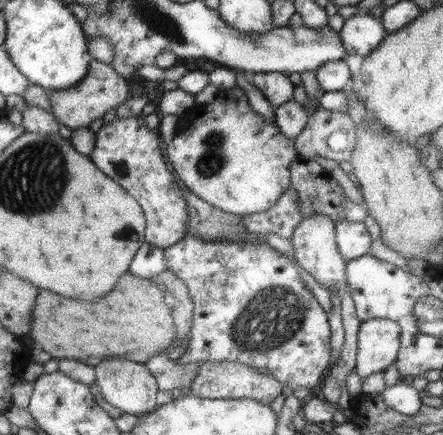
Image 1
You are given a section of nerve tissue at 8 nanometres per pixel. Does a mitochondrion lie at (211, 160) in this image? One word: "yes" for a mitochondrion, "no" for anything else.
yes

